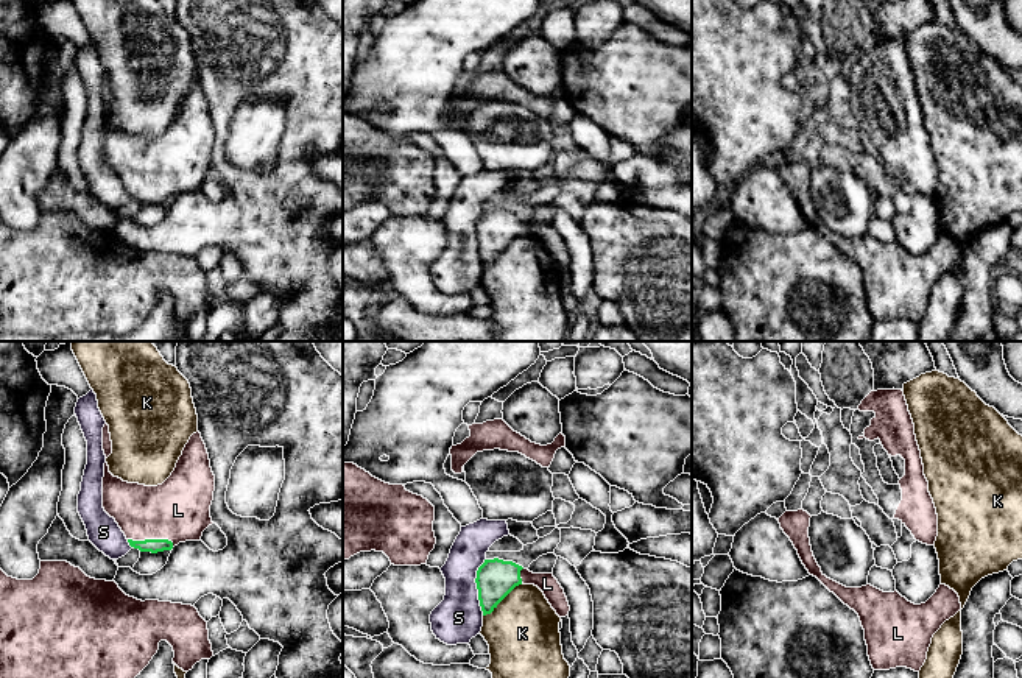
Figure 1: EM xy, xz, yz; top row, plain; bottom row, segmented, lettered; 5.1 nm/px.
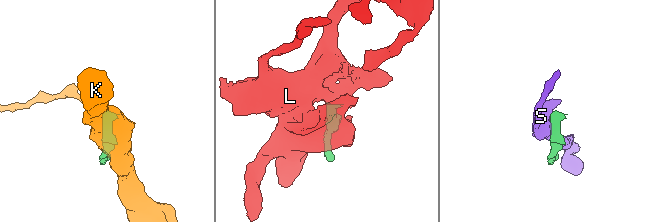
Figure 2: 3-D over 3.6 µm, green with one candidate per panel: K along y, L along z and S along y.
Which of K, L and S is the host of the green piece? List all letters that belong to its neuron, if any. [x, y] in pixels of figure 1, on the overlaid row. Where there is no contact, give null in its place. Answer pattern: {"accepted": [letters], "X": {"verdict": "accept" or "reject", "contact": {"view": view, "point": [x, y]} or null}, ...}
{"accepted": ["L"], "K": {"verdict": "reject", "contact": {"view": "xz", "point": [502, 599]}}, "L": {"verdict": "accept", "contact": {"view": "xy", "point": [151, 540]}}, "S": {"verdict": "reject", "contact": {"view": "xz", "point": [477, 586]}}}

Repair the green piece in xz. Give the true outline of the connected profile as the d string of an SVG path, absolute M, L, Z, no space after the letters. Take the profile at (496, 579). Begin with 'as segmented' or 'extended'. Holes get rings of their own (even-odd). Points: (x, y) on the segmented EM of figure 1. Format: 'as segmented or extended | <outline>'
extended | M485 560L475 583L483 616L491 614L522 583L537 586L559 617L569 616L570 611L564 589L553 574L533 574L513 561Z

